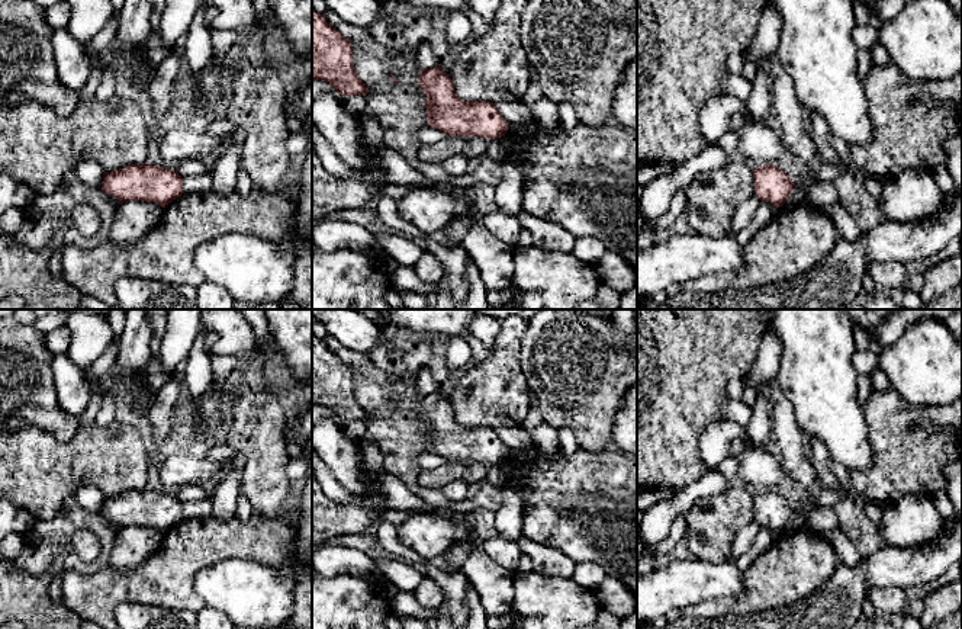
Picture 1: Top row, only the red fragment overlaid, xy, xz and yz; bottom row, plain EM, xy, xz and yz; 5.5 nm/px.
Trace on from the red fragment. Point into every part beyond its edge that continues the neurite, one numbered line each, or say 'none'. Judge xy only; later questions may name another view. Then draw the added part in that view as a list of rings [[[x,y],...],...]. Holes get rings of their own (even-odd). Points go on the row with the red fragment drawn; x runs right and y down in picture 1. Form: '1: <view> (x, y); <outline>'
none

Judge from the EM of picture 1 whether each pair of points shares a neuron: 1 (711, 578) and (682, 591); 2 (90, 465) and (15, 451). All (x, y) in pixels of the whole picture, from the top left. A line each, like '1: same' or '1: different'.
1: same
2: same

